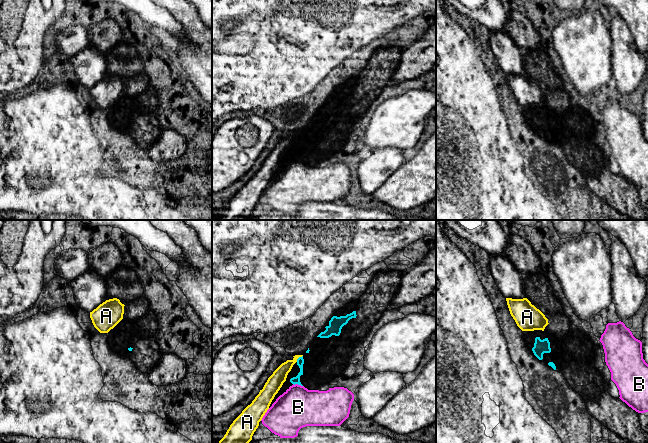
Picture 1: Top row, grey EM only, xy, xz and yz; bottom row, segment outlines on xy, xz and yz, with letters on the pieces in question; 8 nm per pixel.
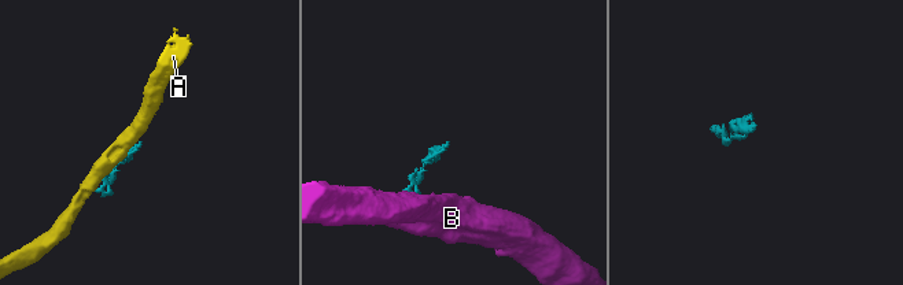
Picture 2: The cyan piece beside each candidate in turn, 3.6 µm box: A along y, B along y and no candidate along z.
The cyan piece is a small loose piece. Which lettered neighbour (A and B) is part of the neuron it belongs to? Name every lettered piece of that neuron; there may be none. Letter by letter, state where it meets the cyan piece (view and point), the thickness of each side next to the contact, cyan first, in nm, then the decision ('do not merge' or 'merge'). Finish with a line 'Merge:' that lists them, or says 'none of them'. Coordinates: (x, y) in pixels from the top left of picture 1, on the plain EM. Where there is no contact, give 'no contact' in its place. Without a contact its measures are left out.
A: meets cyan in xz at (298, 134); 60 nm thick on the cyan side, 120 nm on the other; do not merge
B: meets cyan in xz at (298, 160); 60 nm thick on the cyan side, 320 nm on the other; do not merge
Merge: none of them

